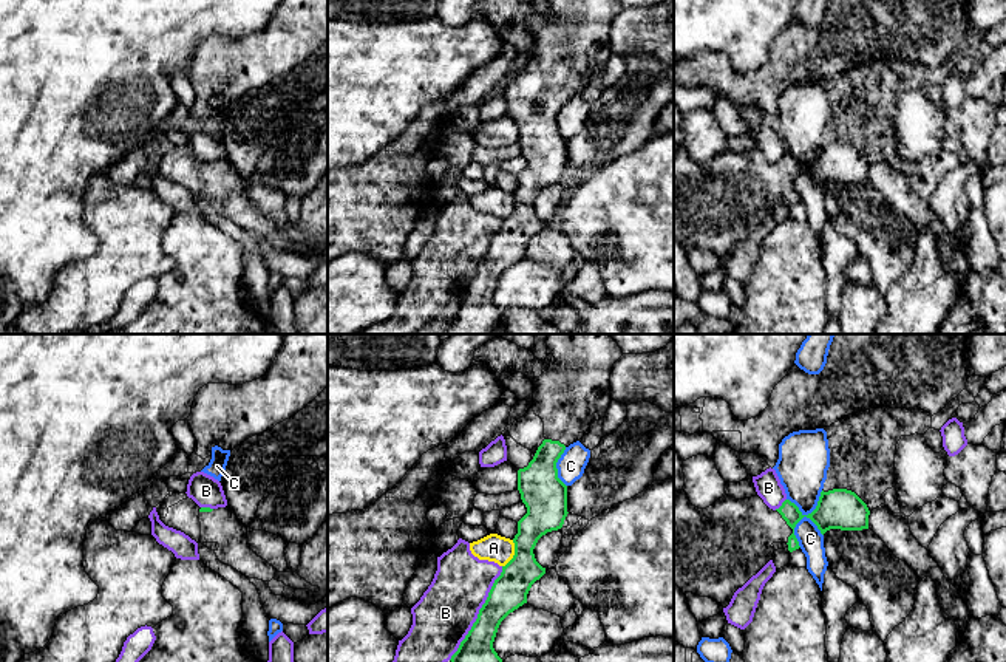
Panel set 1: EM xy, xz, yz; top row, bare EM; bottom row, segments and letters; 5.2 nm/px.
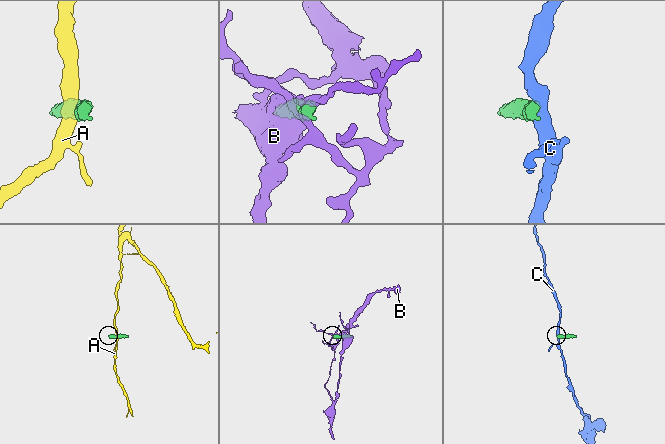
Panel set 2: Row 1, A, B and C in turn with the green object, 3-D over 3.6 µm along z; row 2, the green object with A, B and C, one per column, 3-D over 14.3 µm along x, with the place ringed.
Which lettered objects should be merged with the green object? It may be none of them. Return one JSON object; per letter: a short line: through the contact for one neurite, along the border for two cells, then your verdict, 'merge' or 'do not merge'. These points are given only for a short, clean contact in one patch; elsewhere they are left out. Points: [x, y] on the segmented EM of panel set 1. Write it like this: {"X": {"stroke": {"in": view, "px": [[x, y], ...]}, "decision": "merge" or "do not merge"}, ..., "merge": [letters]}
{"A": {"stroke": {"in": "xz", "px": [[513, 540], [513, 556], [502, 566]]}, "decision": "do not merge"}, "B": {"decision": "do not merge"}, "C": {"stroke": {"in": "yz", "px": [[822, 491], [818, 505], [795, 528], [799, 546]]}, "decision": "do not merge"}, "merge": []}

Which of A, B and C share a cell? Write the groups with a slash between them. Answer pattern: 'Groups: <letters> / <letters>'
Groups: A / B / C

